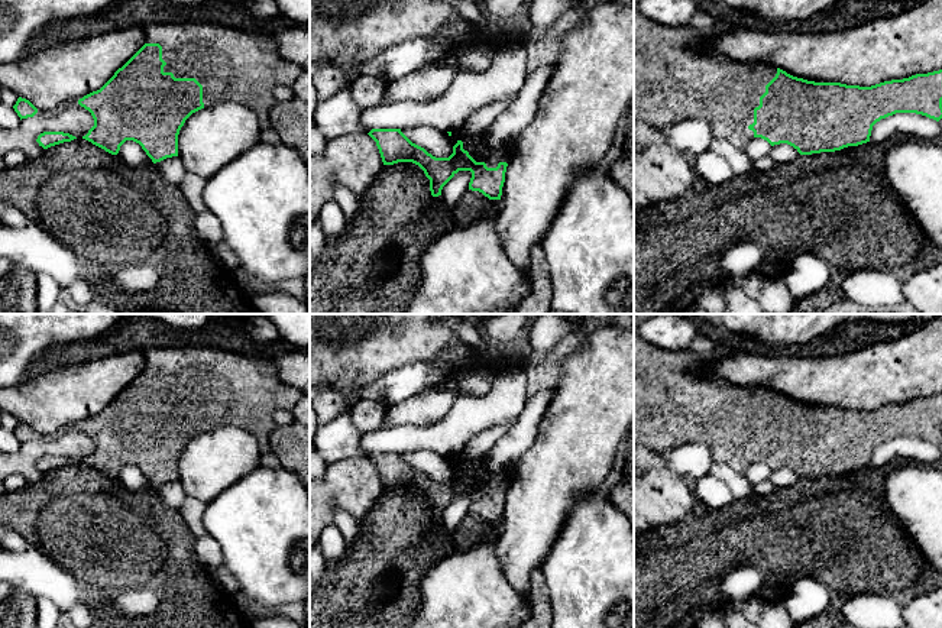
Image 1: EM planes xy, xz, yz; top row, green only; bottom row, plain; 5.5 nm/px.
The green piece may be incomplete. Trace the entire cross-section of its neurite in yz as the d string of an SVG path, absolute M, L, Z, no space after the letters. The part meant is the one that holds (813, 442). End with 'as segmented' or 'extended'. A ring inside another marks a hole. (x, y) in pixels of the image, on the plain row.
M634 326L634 443L661 456L686 443L703 443L709 446L716 463L726 463L741 475L745 475L754 462L761 462L771 470L787 467L800 479L835 476L867 467L873 450L896 437L916 437L936 446L942 443L942 394L871 411L815 407L763 386L737 386L706 373L709 365L732 355L735 352L722 344L705 355L690 349L661 350L647 343Z; extended

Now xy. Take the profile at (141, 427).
M200 346L148 349L143 357L145 369L100 414L78 424L94 443L94 450L82 463L111 479L117 479L126 464L133 464L153 488L178 480L178 459L185 444L201 433L224 425L249 431L260 453L271 453L271 434L276 428L273 414L292 410L304 396L300 389L281 381L276 363L266 357Z; extended

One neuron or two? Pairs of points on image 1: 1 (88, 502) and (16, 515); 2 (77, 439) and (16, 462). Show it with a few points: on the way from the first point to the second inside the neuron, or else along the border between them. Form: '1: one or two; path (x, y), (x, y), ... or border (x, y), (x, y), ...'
1: one; path (71, 512), (34, 512)
2: one; path (62, 444), (44, 444), (31, 453)

